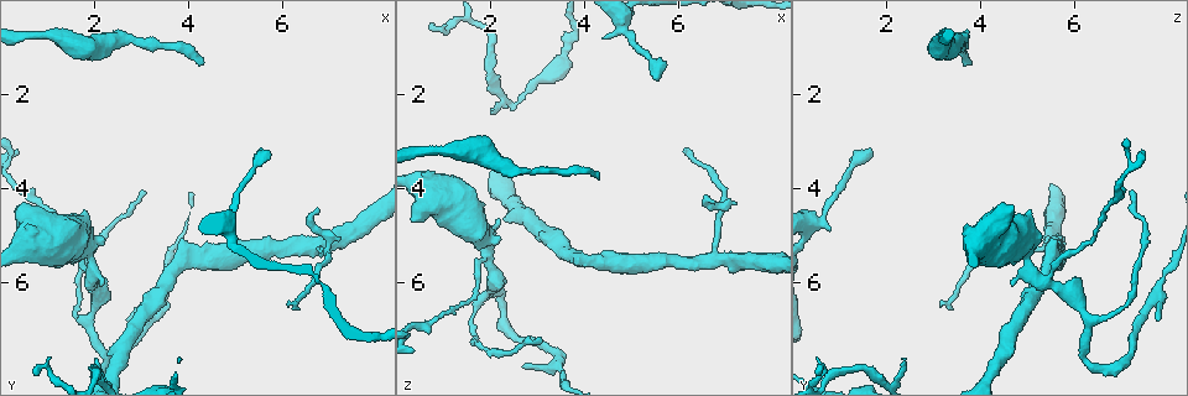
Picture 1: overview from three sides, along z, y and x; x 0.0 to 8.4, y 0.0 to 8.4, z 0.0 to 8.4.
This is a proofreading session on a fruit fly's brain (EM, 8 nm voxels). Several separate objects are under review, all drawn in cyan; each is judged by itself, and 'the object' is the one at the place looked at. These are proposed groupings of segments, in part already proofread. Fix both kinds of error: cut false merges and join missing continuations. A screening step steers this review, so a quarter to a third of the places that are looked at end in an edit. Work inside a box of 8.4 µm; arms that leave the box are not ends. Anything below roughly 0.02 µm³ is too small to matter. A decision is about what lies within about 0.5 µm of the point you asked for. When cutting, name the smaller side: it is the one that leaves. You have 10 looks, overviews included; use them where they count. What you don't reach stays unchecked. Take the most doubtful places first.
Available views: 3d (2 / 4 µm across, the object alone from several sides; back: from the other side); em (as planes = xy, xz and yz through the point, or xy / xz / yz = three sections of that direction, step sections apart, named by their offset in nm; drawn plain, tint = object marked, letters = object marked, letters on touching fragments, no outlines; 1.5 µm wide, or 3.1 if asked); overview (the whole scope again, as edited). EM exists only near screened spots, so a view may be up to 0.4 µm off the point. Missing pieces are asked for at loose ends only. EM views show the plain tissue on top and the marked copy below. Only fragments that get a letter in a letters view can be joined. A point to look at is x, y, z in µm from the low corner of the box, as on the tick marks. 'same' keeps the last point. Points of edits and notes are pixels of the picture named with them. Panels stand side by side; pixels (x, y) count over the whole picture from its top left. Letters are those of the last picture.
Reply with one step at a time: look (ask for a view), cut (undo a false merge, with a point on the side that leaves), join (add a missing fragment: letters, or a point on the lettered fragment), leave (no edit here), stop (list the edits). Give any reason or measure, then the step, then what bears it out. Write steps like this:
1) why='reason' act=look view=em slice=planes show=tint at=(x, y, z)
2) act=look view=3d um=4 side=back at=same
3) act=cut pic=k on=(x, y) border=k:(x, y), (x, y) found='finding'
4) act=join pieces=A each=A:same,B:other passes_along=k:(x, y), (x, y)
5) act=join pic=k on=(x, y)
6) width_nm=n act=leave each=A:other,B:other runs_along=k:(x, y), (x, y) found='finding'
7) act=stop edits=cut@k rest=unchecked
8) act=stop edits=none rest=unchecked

why='branch stops here' act=look view=em slice=yz step=8 show=tint at=(4.25, 1.30, 3.75)

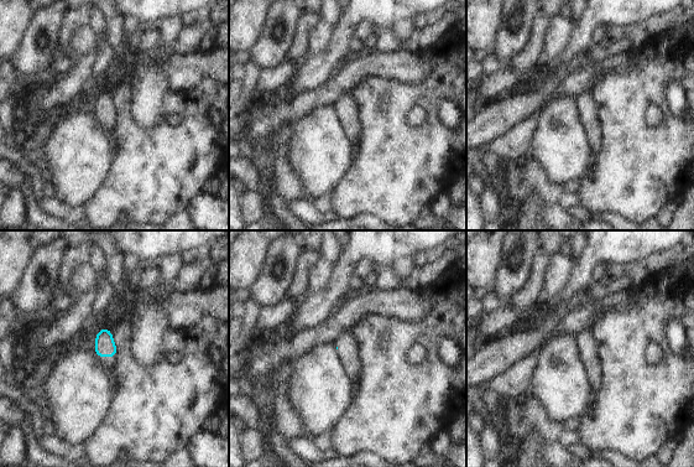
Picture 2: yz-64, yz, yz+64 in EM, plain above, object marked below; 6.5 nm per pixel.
why='another direction' act=look view=em slice=planes show=tint at=same

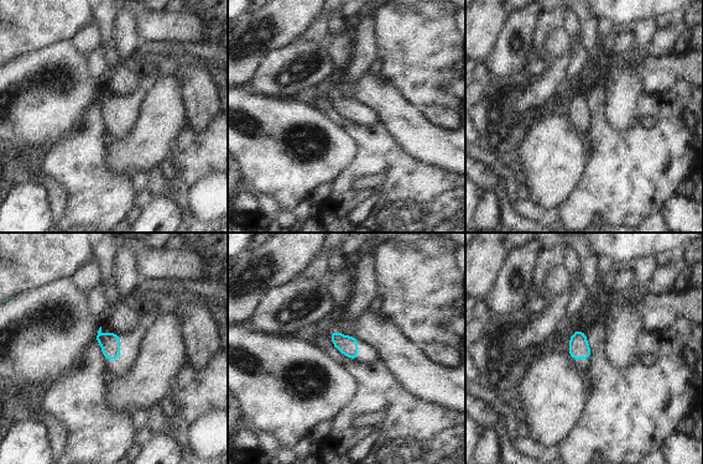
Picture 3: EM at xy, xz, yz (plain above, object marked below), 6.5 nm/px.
why='what lies round it' act=look view=em slice=planes show=letters at=same

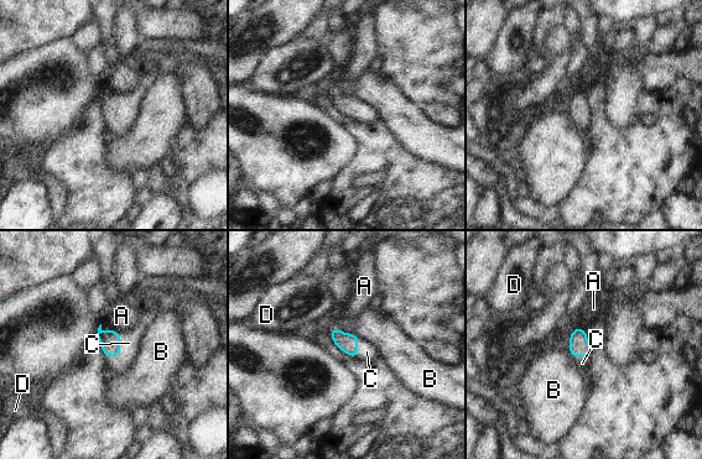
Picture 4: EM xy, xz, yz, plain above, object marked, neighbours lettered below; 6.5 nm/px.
act=join pieces=C each=A:other,B:other,C:same,D:other passes_along=4:(110, 340), (119, 350), (129, 340) found='the neuron continues'

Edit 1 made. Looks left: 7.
act=look view=overview

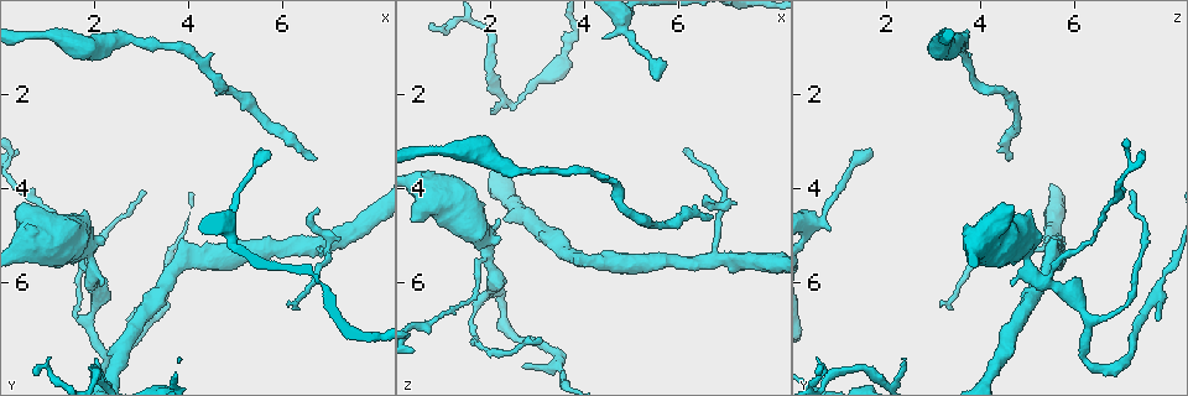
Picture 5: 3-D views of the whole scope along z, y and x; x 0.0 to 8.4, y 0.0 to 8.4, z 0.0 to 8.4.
why='free end' act=look view=em slice=planes show=letters at=(5.45, 3.20, 1.75)

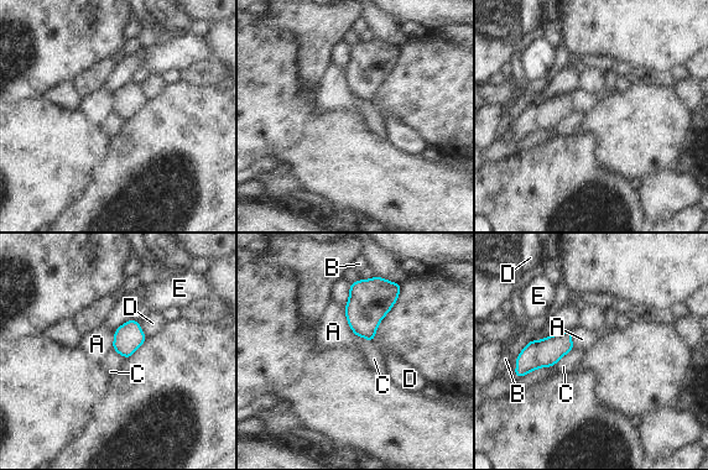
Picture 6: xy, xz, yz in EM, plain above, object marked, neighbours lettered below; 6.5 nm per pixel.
longest_contact=C:380nm act=leave each=A:other,B:other,C:other,D:other,E:other border=6:(343, 311), (349, 328), (357, 337) found='none of them fits'

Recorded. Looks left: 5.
why='branch stops here' act=look view=em slice=xz step=8 show=letters at=(6.80, 4.55, 4.30)

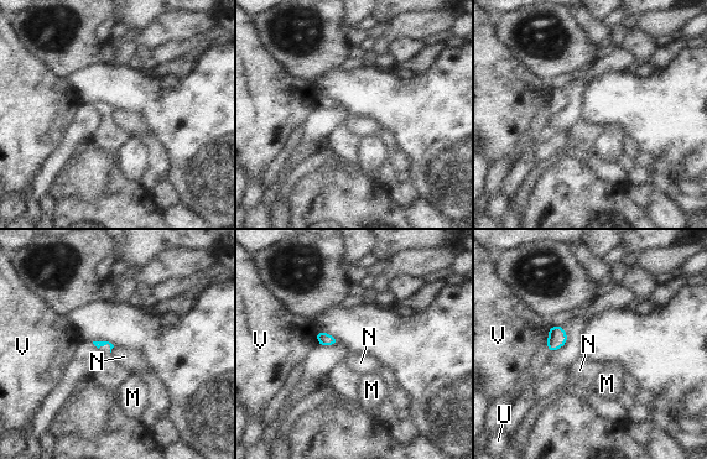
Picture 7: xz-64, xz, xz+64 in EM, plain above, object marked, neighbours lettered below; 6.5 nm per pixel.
act=look view=em slice=planes show=letters at=same

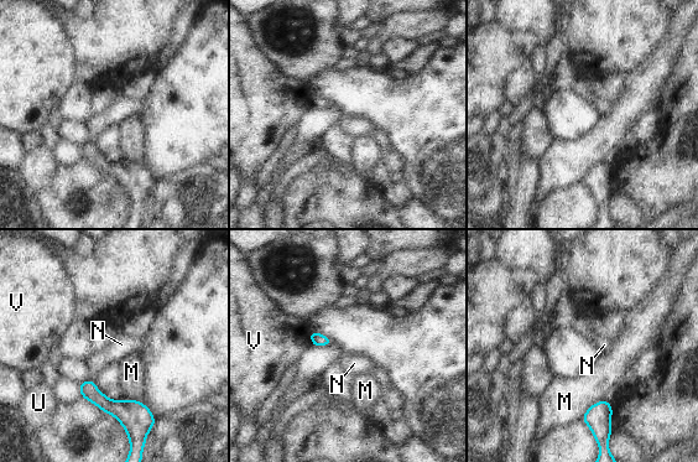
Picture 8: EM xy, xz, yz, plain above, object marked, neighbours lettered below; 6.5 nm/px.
act=leave each=M:other,N:other,U:other,V:other border=8:(89, 379), (93, 380) found='none of them fits'

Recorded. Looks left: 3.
why='thin end' act=look view=em slice=planes show=letters at=(6.15, 6.45, 3.15)

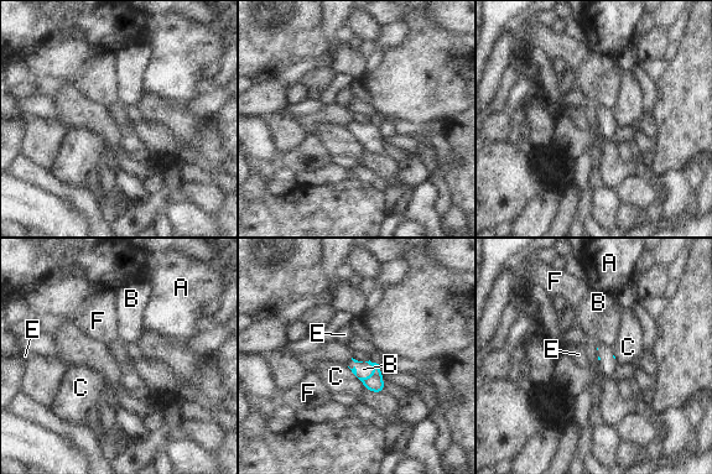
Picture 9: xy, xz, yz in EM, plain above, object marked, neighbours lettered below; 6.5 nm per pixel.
act=join pieces=B each=A:other,B:same,C:other,E:other,F:other passes_along=9:(374, 383), (359, 378), (363, 369) found='it goes on there'

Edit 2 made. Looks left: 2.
act=stop edits=join@4,join@9 rest=unchecked

